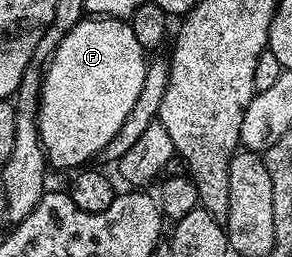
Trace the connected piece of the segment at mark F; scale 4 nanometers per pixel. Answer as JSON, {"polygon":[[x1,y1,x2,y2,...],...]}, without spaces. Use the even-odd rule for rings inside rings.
{"polygon":[[113,16,84,18,68,30,45,65,42,90,38,93,38,133,46,151,46,163,51,169,78,170,89,165,93,156,101,157,108,142,112,142,120,126,124,126,124,118,128,118,132,106,136,106,136,98,140,98,147,63,147,53,140,46,133,23,125,19]]}

